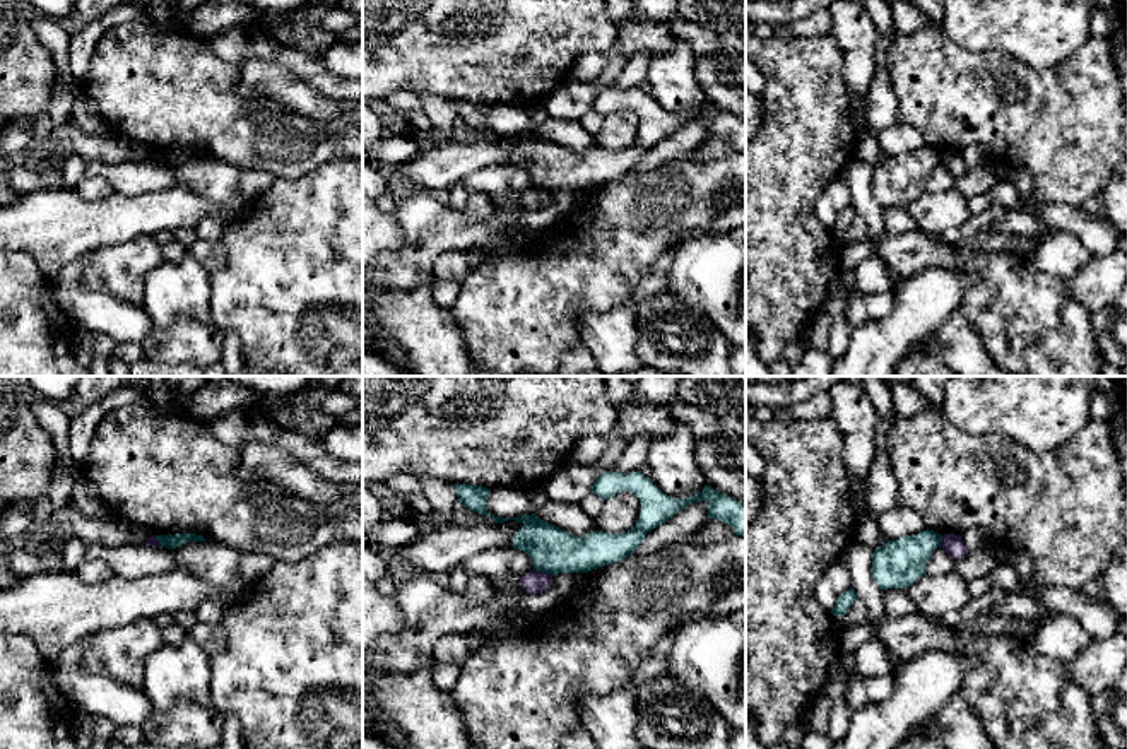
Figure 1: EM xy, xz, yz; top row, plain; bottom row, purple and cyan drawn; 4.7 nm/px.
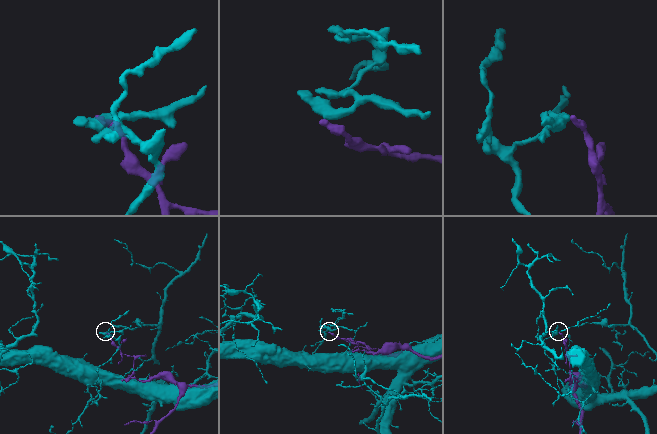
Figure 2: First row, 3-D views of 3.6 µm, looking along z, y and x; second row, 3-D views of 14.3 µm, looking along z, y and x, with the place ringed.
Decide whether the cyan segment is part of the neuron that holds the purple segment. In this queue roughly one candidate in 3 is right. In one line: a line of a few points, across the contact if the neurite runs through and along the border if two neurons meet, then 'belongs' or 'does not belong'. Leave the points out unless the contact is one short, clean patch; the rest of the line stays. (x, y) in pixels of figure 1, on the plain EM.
line xz (534, 185), (553, 192); does not belong

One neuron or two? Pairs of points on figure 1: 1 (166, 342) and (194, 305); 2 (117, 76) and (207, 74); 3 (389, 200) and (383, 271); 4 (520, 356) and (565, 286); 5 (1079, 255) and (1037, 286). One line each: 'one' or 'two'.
1: two
2: one
3: two
4: one
5: two

